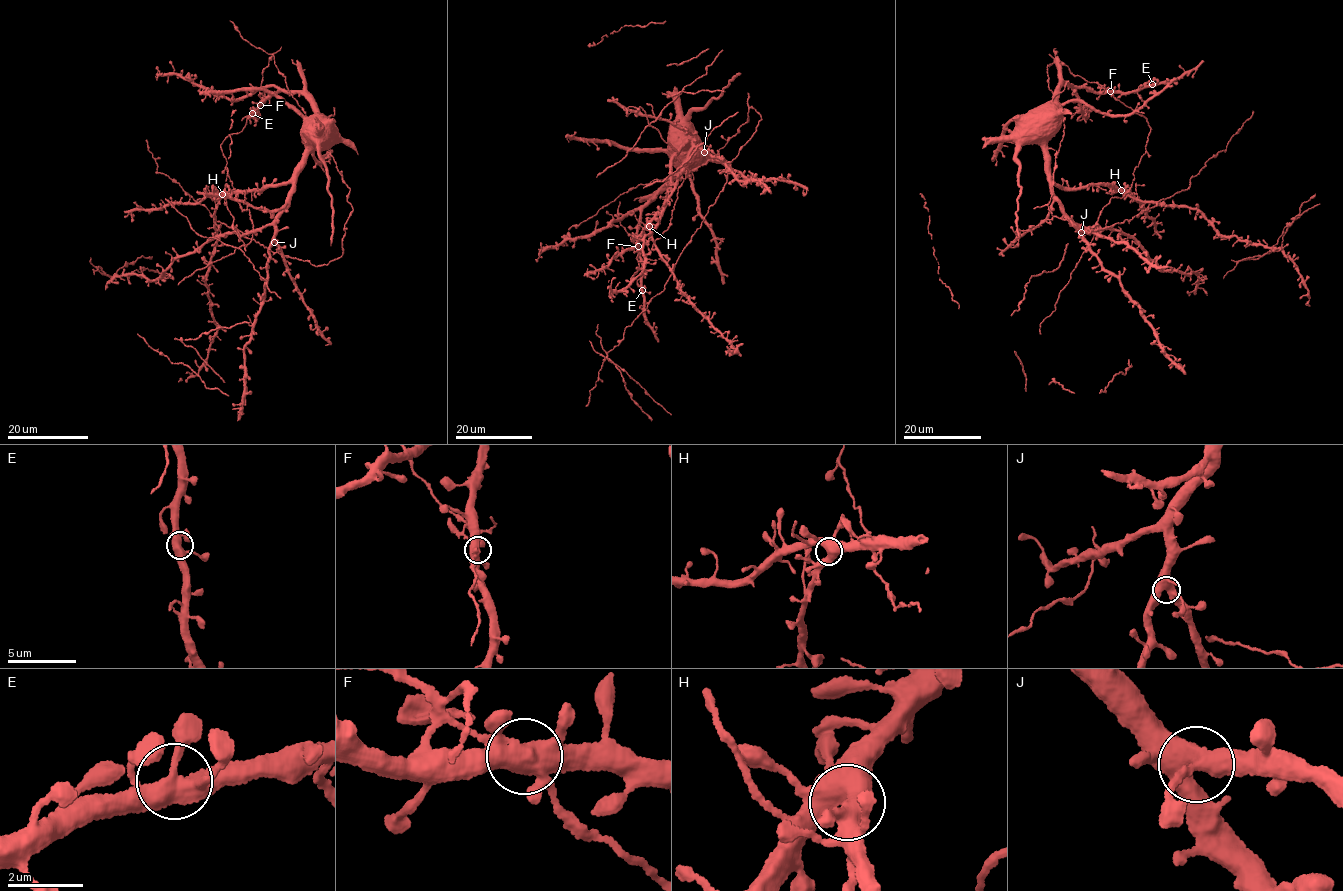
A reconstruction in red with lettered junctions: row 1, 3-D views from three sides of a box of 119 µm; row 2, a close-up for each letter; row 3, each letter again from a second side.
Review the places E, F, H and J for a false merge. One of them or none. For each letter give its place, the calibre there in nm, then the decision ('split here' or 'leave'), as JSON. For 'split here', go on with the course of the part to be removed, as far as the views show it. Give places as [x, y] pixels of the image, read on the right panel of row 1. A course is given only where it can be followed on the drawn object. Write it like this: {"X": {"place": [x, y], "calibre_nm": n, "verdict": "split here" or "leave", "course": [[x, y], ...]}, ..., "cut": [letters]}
{"E": {"place": [1152, 84], "calibre_nm": 440, "verdict": "leave"}, "F": {"place": [1110, 91], "calibre_nm": 480, "verdict": "leave"}, "H": {"place": [1121, 190], "calibre_nm": 500, "verdict": "leave"}, "J": {"place": [1081, 232], "calibre_nm": 500, "verdict": "leave"}, "cut": []}

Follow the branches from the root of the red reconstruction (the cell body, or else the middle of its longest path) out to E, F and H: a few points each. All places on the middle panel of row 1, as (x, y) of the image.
E: (680, 127), (680, 132), (677, 131), (668, 147), (677, 169), (641, 212), (636, 242), (642, 290)
F: (680, 127), (680, 132), (677, 131), (668, 147), (677, 169), (642, 209), (636, 235), (639, 246)
H: (680, 127), (680, 140), (685, 141), (671, 162), (665, 205), (649, 226)

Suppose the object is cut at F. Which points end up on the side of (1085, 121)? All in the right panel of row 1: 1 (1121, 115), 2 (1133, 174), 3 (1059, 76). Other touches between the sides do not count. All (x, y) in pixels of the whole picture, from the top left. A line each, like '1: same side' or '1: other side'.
1: same side
2: other side
3: same side

